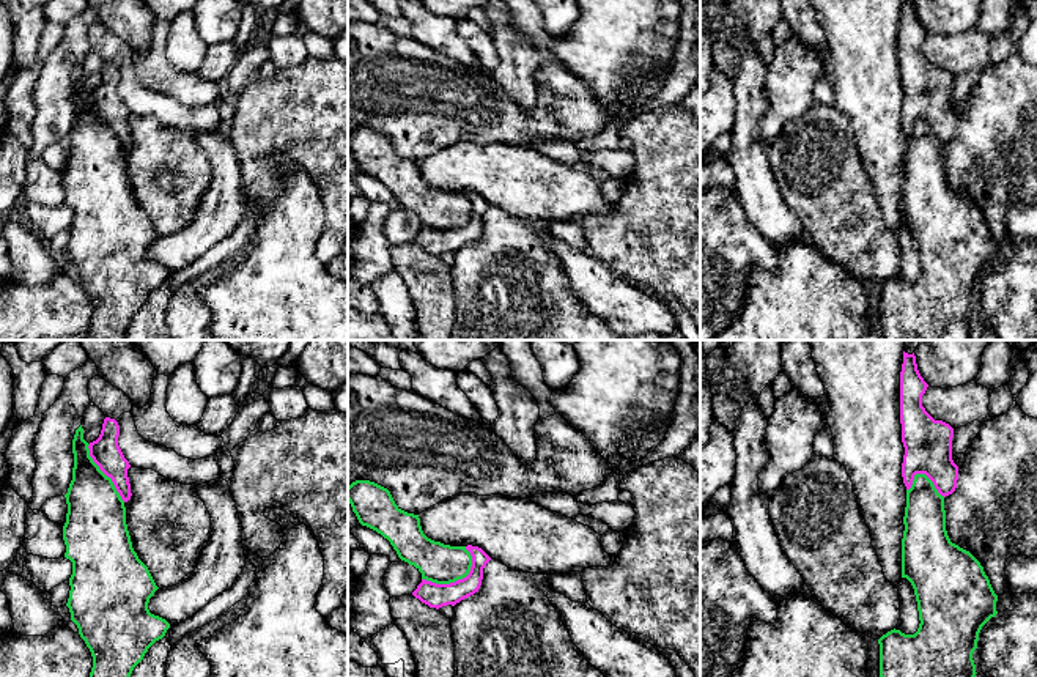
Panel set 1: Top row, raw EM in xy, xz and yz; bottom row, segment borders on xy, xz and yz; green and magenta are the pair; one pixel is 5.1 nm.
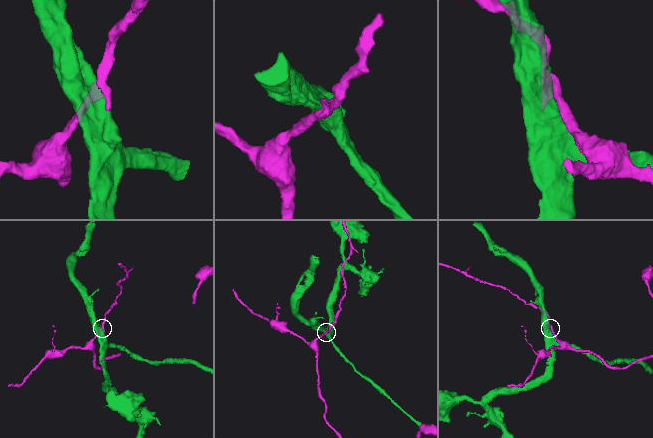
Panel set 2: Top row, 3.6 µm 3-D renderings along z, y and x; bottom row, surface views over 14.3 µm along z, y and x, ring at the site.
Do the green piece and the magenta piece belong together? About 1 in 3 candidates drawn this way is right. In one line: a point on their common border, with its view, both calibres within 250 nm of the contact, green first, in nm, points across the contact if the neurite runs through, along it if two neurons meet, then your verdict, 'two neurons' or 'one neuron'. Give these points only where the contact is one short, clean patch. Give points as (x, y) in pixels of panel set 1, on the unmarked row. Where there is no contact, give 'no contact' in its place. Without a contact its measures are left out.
xz (455, 227) | 200/130 nm | two neurons

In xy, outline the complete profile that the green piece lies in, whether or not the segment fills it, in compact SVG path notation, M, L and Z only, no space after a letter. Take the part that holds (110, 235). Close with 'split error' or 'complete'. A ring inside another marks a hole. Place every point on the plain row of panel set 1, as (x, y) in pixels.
M80 72L72 87L72 128L65 142L68 151L63 173L65 205L72 209L66 253L93 304L83 340L124 340L134 315L148 296L165 283L170 271L148 257L149 246L159 235L132 195L124 148L112 126L90 104L88 93Z | complete

